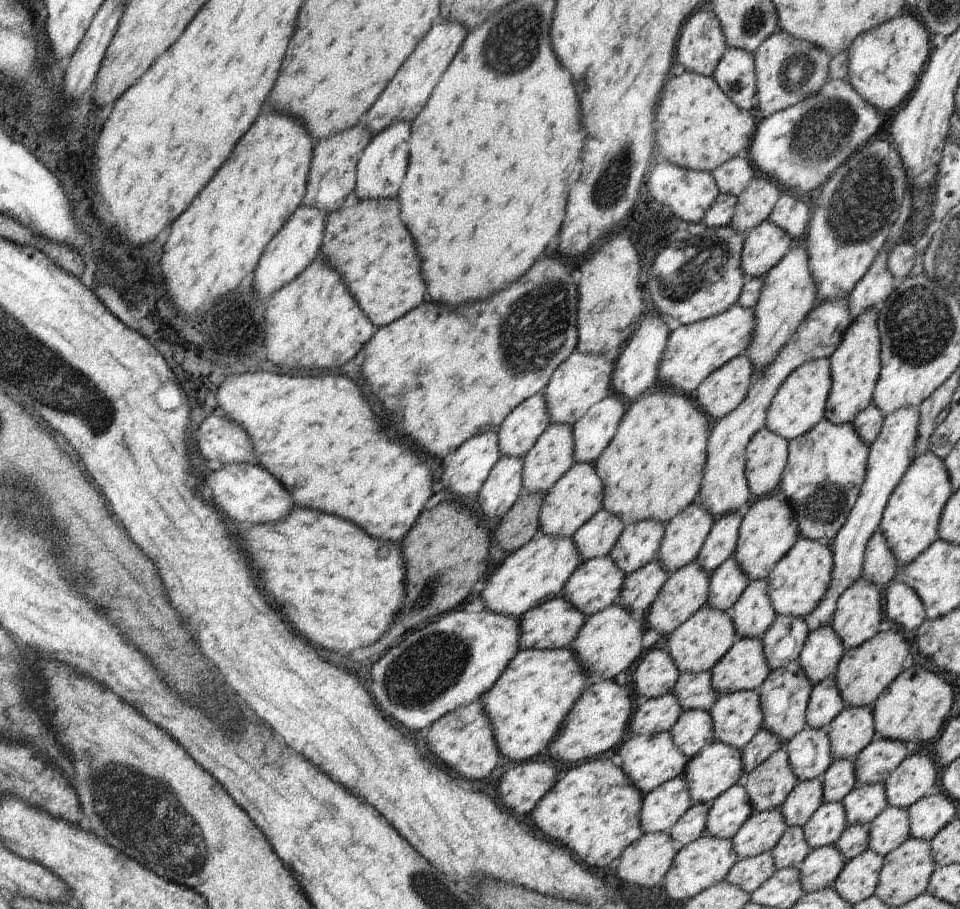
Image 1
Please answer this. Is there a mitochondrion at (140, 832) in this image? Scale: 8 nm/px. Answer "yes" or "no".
yes

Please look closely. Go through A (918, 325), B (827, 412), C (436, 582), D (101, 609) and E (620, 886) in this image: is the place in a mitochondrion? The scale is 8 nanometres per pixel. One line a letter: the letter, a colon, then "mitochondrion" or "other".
A: mitochondrion
B: other
C: mitochondrion
D: other
E: other

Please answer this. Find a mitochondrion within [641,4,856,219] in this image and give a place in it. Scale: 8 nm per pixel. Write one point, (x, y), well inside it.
(797, 71)

